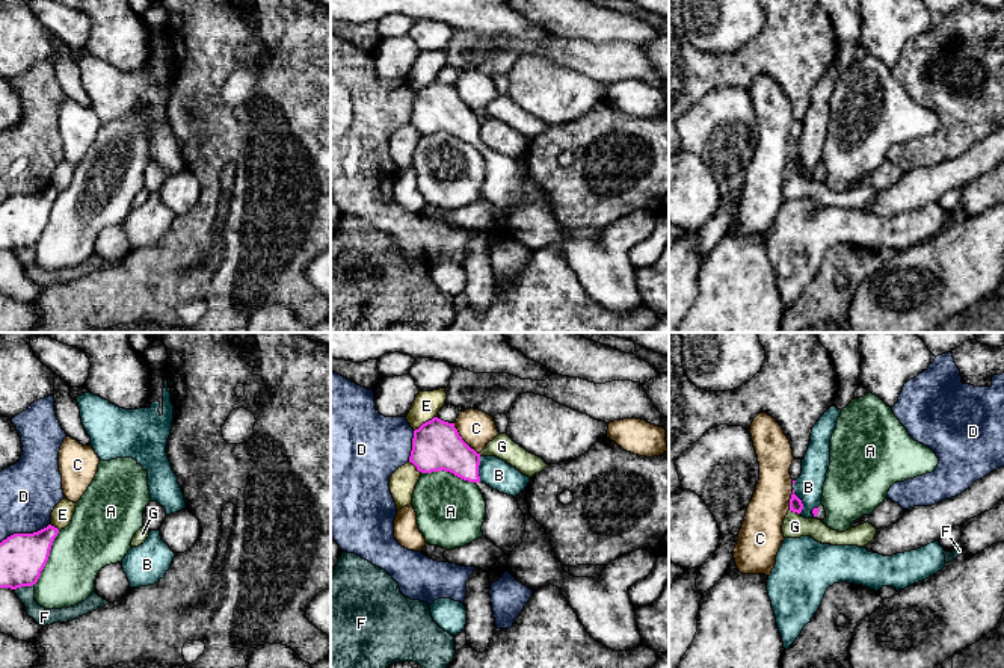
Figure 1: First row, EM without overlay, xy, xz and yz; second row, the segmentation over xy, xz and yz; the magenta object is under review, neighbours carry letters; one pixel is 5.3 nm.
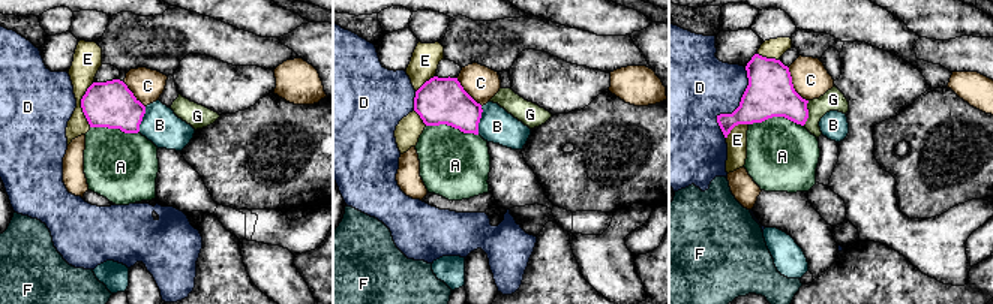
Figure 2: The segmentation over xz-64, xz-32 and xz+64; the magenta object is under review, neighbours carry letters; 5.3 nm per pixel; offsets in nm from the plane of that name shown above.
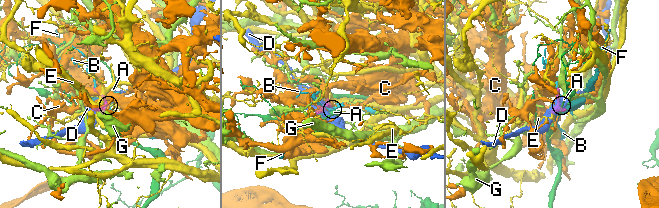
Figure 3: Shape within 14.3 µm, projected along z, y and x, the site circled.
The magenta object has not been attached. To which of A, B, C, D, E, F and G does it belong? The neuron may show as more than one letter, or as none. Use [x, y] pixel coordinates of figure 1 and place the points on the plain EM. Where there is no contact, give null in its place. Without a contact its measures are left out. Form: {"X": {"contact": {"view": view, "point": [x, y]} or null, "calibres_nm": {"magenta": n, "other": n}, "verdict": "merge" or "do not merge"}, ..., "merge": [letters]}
{"A": {"contact": {"view": "xz", "point": [449, 132]}, "calibres_nm": {"magenta": 260, "other": 360}, "verdict": "do not merge"}, "B": {"contact": {"view": "xz", "point": [477, 130]}, "calibres_nm": {"magenta": 260, "other": 160}, "verdict": "do not merge"}, "C": {"contact": {"view": "xz", "point": [462, 102]}, "calibres_nm": {"magenta": 260, "other": 190}, "verdict": "do not merge"}, "D": {"contact": {"view": "xy", "point": [24, 195]}, "calibres_nm": {"magenta": 240, "other": 320}, "verdict": "do not merge"}, "E": {"contact": {"view": "xz", "point": [426, 83]}, "calibres_nm": {"magenta": 260, "other": 140}, "verdict": "do not merge"}, "F": {"contact": {"view": "xy", "point": [24, 247]}, "calibres_nm": {"magenta": 240, "other": 100}, "verdict": "do not merge"}, "G": {"contact": {"view": "yz", "point": [794, 173]}, "calibres_nm": {"magenta": 70, "other": 130}, "verdict": "do not merge"}, "merge": []}

